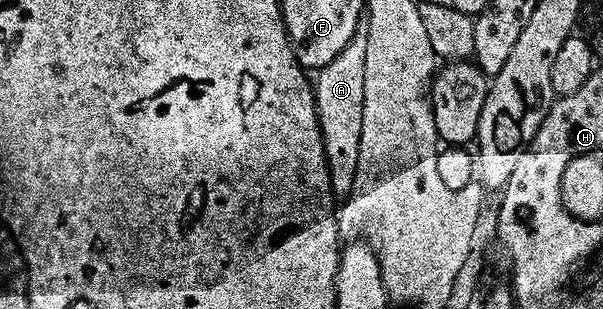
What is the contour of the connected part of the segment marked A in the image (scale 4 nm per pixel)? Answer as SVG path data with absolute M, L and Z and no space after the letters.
M366 30L353 33L349 45L329 61L329 65L318 68L313 79L315 112L319 118L321 137L325 145L325 161L330 169L333 195L348 198L356 187L356 169L361 145L361 113L365 109L365 45Z

